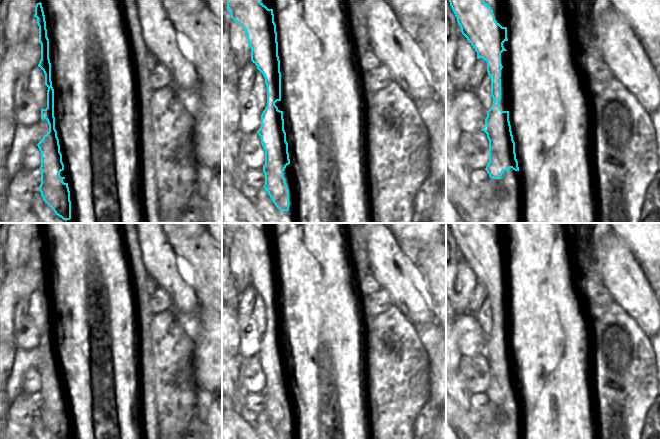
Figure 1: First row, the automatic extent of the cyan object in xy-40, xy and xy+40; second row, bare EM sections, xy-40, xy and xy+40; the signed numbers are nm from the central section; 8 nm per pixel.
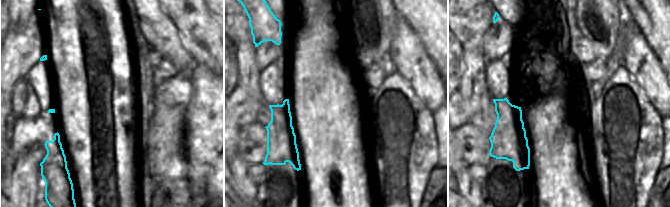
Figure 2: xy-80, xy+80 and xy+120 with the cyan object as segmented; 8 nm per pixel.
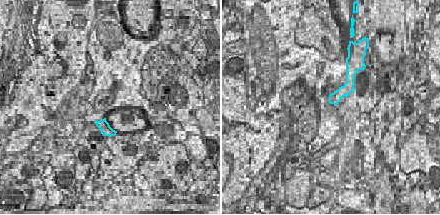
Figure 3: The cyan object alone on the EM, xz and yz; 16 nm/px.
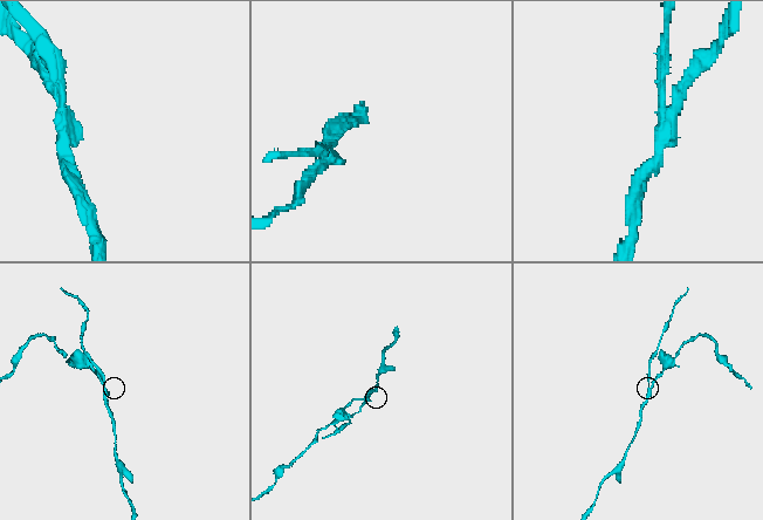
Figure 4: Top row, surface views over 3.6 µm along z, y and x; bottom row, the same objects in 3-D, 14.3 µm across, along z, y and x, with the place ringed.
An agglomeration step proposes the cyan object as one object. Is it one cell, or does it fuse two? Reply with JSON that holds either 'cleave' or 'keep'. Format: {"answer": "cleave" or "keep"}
{"answer": "cleave"}

